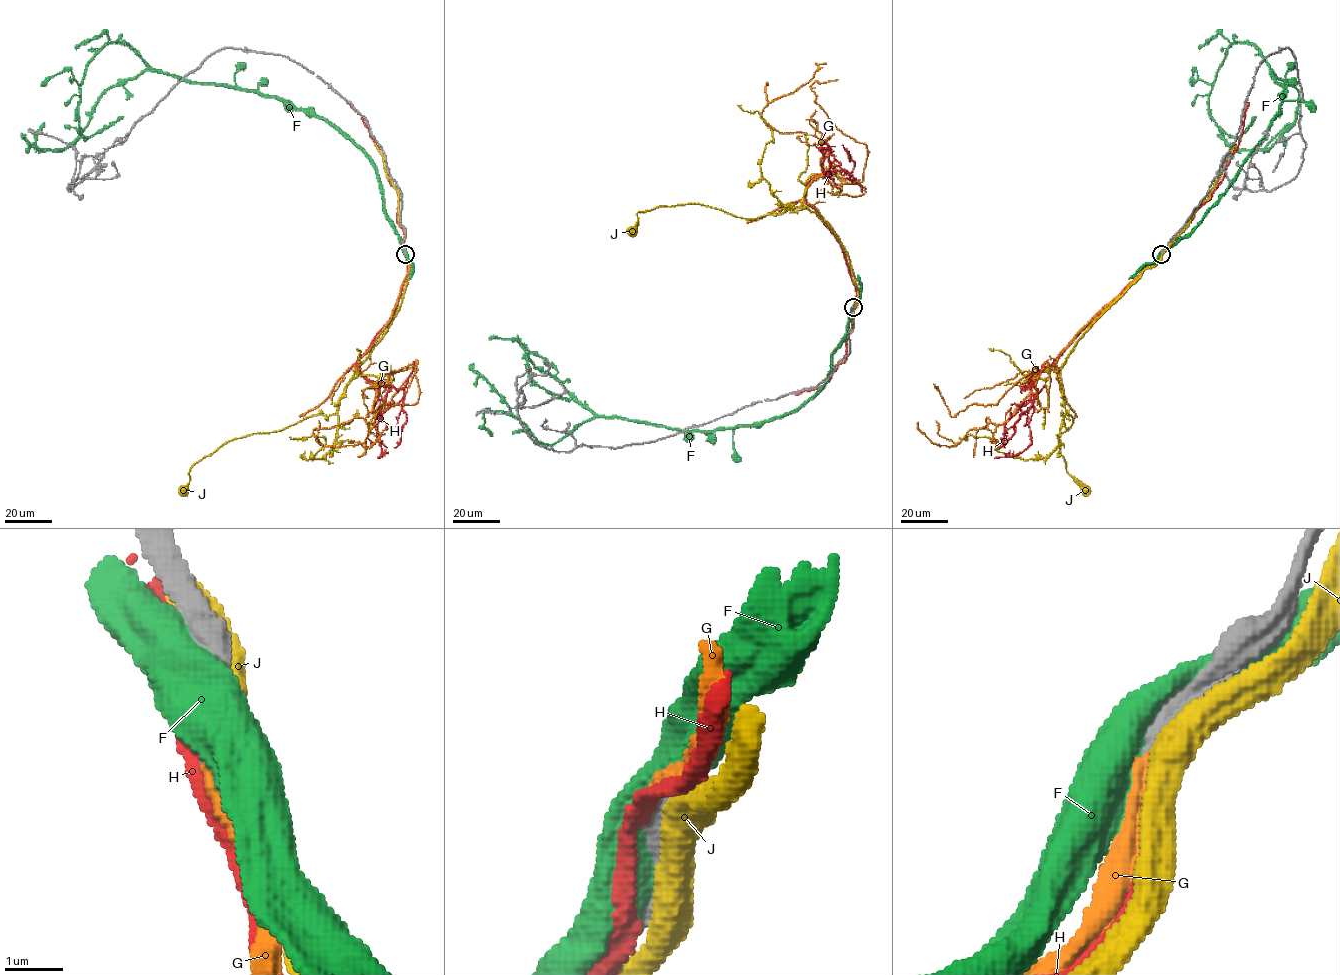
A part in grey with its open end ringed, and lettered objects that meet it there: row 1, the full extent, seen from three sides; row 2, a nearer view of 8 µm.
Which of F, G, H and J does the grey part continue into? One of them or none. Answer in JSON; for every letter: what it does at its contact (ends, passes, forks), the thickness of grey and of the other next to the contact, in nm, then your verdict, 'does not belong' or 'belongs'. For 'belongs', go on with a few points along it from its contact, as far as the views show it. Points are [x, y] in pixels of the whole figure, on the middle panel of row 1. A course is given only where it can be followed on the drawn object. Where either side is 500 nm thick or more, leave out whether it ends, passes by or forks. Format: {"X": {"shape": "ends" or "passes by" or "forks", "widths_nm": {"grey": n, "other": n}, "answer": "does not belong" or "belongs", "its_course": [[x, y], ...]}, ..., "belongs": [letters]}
{"F": {"widths_nm": {"grey": 400, "other": 600}, "answer": "does not belong"}, "G": {"shape": "ends", "widths_nm": {"grey": 340, "other": 360}, "answer": "belongs", "its_course": [[853, 307], [839, 239], [803, 198], [823, 175], [863, 180], [867, 148], [810, 86], [837, 79]]}, "H": {"shape": "passes by", "widths_nm": {"grey": 420, "other": 280}, "answer": "does not belong"}, "J": {"shape": "passes by", "widths_nm": {"grey": 340, "other": 480}, "answer": "does not belong"}, "belongs": ["G"]}

